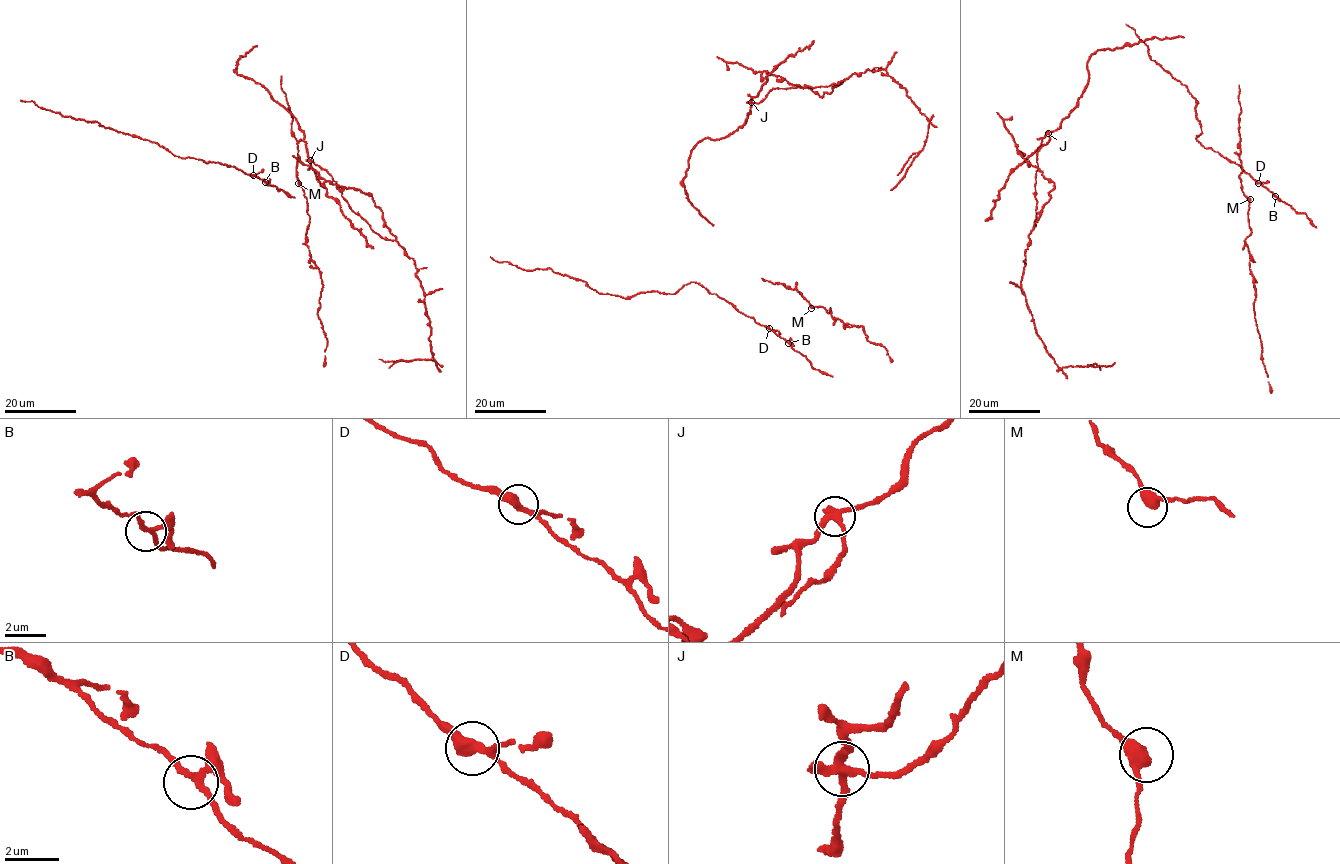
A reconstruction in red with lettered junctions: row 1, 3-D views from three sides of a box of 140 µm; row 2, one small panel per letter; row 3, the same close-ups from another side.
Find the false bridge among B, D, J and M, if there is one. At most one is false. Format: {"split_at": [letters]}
{"split_at": ["J"]}

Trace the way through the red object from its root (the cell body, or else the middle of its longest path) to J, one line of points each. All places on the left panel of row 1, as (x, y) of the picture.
J: (254, 47), (241, 56), (236, 72), (259, 83), (295, 118), (303, 132), (310, 160)

